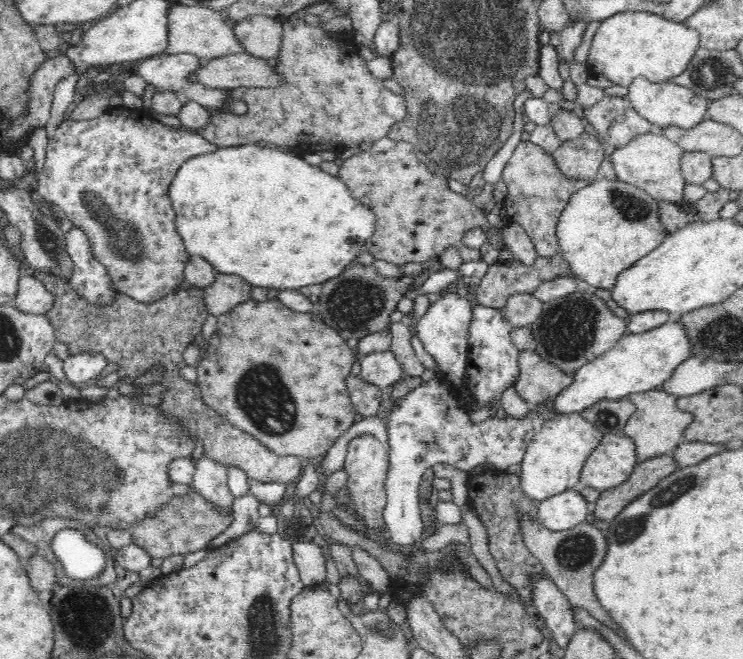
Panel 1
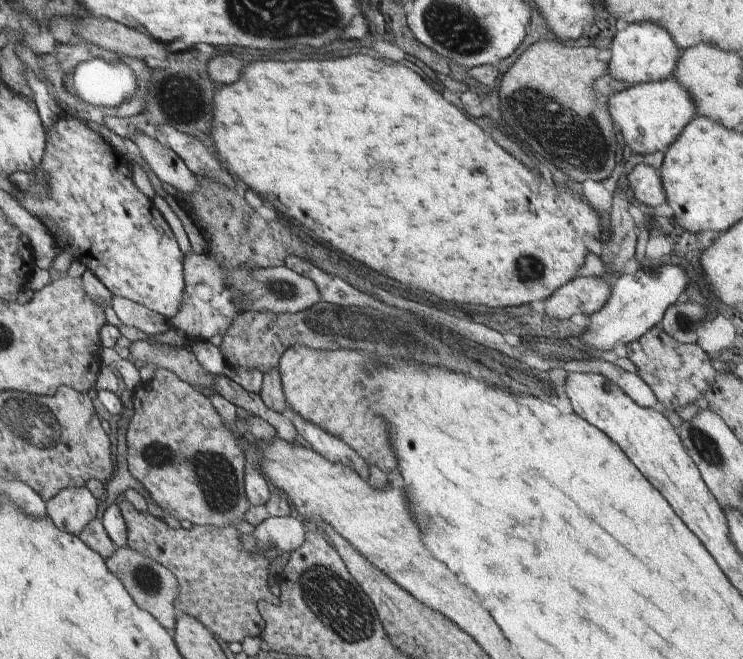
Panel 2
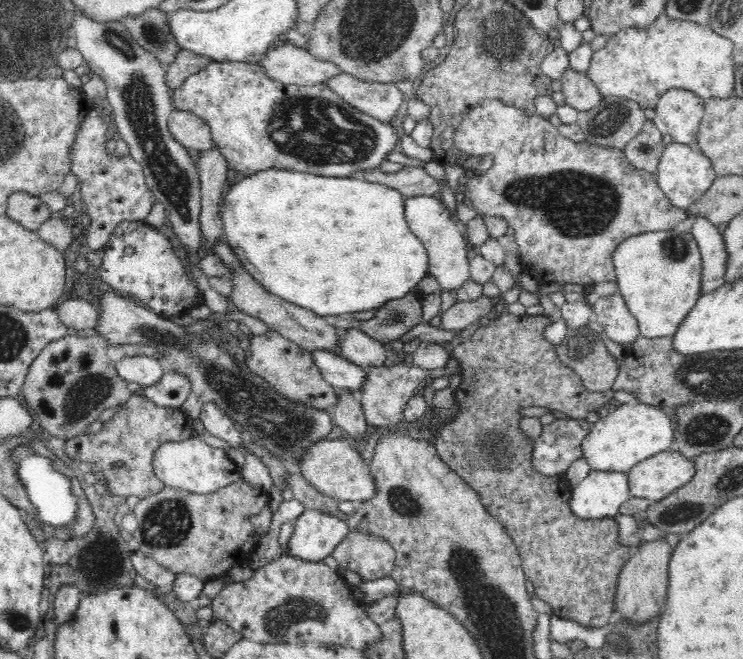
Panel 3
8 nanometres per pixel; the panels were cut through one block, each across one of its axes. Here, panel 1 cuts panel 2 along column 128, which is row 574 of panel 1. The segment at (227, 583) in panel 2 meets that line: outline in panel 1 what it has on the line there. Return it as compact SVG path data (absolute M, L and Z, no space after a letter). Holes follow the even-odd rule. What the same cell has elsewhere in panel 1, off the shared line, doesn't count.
M492 468L484 472L482 482L484 484L480 484L480 486L478 486L478 480L474 482L476 488L484 488L482 492L476 492L478 496L482 496L482 500L476 502L478 507L474 504L474 510L487 528L489 551L494 557L499 572L515 588L523 605L530 605L532 603L532 580L549 578L549 576L523 541L518 513L524 512L530 515L531 520L537 520L536 510L540 502L532 500L524 494L520 486L520 479L514 473Z

